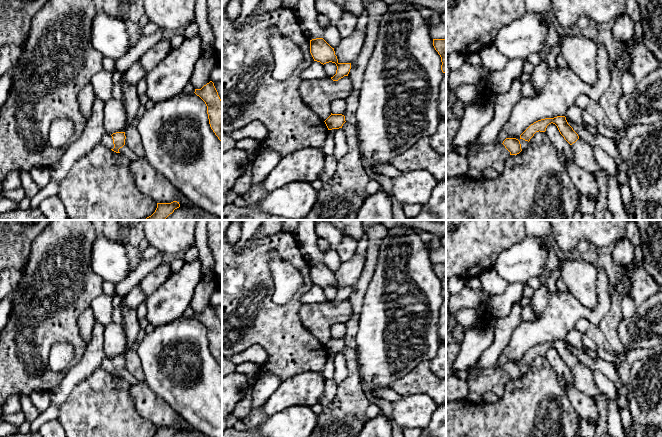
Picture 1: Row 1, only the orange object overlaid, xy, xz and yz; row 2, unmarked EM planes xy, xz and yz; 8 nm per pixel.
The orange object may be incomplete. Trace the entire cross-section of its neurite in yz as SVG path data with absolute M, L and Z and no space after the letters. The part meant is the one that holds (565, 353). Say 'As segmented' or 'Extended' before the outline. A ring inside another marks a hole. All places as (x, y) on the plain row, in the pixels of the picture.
As segmented. M565 340L545 342L534 346L520 359L520 363L529 366L536 356L545 356L547 350L551 347L557 350L560 358L570 369L575 367L579 363L578 358L568 348Z

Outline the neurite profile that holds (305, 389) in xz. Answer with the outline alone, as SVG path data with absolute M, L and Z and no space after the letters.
M303 371L280 384L263 405L264 415L270 416L290 406L309 406L319 402L325 389L325 378L316 371Z

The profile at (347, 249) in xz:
M344 236L339 247L337 248L337 253L342 262L350 260L356 254L357 242L347 236Z

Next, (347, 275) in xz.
M355 254L350 260L342 262L334 272L338 287L353 287L363 271L366 256Z

